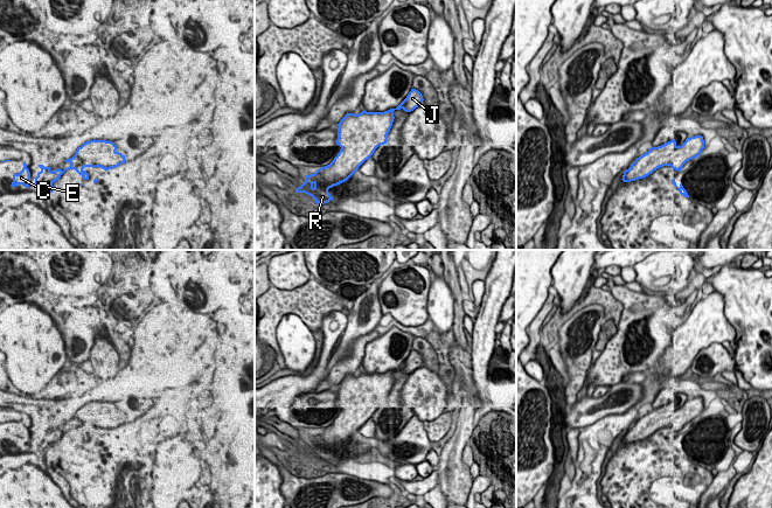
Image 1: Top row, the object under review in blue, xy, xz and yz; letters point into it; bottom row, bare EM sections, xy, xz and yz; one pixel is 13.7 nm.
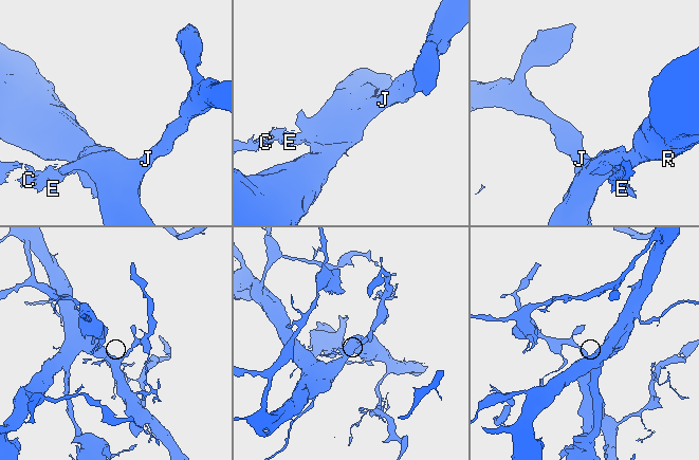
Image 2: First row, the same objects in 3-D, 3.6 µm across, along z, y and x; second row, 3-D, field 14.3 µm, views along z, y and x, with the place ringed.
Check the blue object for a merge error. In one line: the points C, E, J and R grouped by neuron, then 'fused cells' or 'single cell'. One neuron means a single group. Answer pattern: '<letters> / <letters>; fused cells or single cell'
C E J R; single cell

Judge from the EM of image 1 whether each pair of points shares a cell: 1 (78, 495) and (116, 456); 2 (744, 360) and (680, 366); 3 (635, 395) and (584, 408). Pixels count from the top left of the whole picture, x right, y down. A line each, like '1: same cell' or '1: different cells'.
1: same cell
2: different cells
3: same cell

